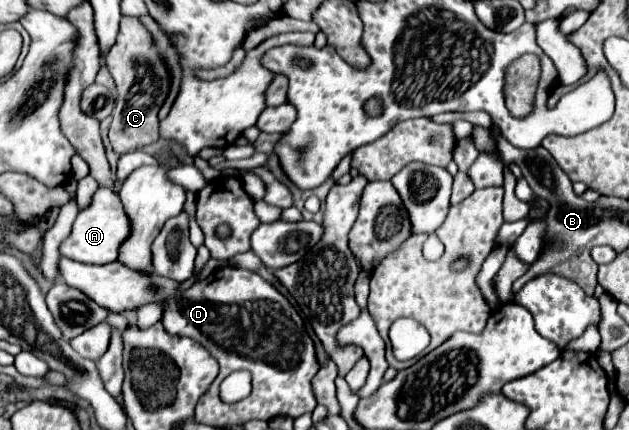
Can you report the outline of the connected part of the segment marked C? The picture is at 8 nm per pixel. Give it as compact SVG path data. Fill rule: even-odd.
M123 16L121 30L117 36L117 42L111 46L111 50L105 56L105 64L117 84L117 106L113 112L113 122L109 128L109 140L117 154L127 154L131 150L137 150L141 146L147 146L159 138L159 108L163 106L167 92L169 92L169 70L165 62L161 60L151 32L143 26L143 22L135 16ZM139 64L145 64L149 74L139 76Z

